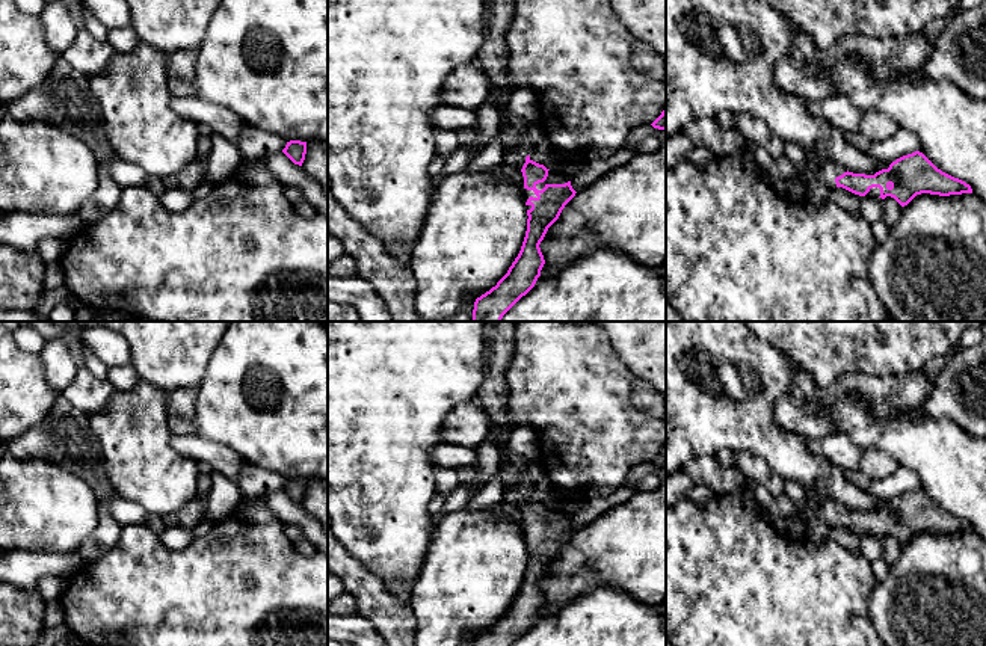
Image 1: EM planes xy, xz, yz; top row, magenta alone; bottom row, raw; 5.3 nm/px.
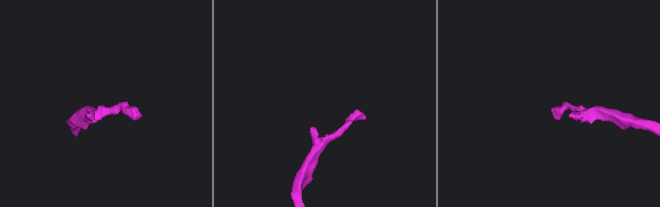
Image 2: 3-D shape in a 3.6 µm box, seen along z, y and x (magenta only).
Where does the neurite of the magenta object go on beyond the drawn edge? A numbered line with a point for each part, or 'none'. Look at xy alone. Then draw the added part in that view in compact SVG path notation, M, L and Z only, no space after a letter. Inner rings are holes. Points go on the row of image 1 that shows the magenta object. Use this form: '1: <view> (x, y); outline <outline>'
none

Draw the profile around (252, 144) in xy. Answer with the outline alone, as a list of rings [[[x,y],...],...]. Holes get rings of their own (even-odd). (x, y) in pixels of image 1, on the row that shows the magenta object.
[[[245,125],[240,131],[240,136],[236,142],[242,158],[245,160],[263,160],[269,155],[281,152],[288,140],[272,134],[269,131],[261,131]]]

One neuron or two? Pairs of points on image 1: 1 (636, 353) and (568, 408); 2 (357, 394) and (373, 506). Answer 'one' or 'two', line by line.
1: two
2: one

